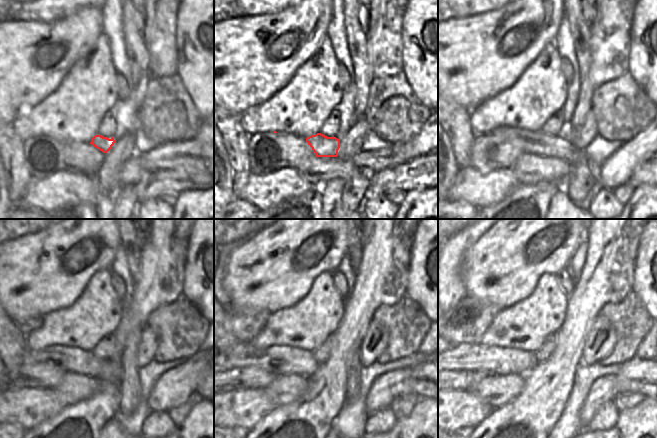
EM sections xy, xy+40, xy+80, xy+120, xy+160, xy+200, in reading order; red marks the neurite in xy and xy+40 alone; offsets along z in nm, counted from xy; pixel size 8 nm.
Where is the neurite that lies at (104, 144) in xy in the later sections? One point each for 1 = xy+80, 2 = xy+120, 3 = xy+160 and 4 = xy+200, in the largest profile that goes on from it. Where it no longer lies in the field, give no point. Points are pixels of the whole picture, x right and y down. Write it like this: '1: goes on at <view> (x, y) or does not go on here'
1: goes on at xy+80 (536, 142)
2: goes on at xy+120 (72, 359)
3: goes on at xy+160 (280, 360)
4: goes on at xy+200 (470, 356)

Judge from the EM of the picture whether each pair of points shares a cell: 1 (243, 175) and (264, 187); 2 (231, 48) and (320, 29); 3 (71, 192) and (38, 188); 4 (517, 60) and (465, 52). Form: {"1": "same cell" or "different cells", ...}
{"1": "different cells", "2": "same cell", "3": "same cell", "4": "same cell"}

